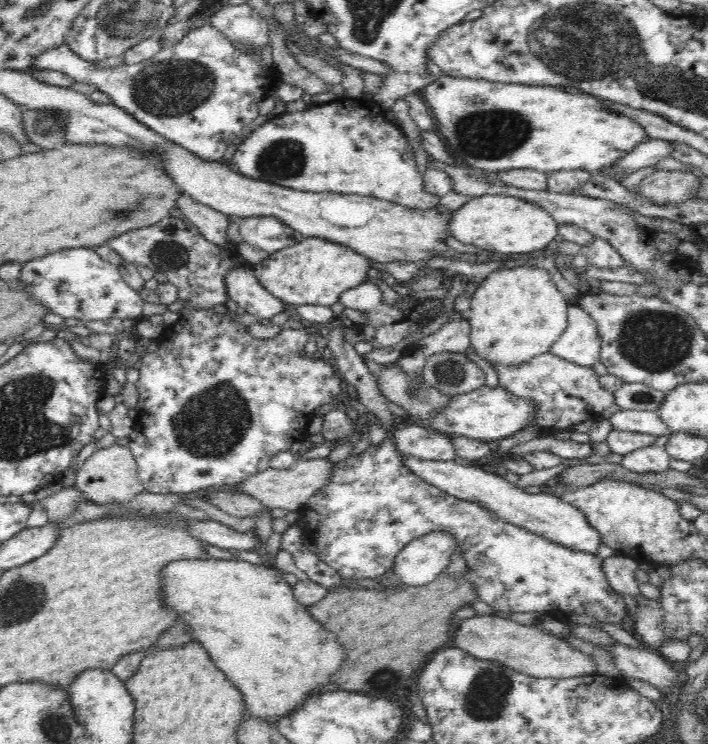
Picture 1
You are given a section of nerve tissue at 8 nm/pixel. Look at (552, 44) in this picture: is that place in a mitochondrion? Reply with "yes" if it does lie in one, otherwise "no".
yes

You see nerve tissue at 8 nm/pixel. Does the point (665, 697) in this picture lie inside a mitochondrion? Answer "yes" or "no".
no

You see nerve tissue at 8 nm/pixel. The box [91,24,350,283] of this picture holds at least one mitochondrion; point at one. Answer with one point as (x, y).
(179, 89)

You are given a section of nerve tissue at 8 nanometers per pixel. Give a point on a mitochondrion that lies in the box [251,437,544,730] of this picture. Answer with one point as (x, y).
(485, 699)

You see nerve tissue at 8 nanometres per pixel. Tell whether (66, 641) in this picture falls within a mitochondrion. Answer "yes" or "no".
no

